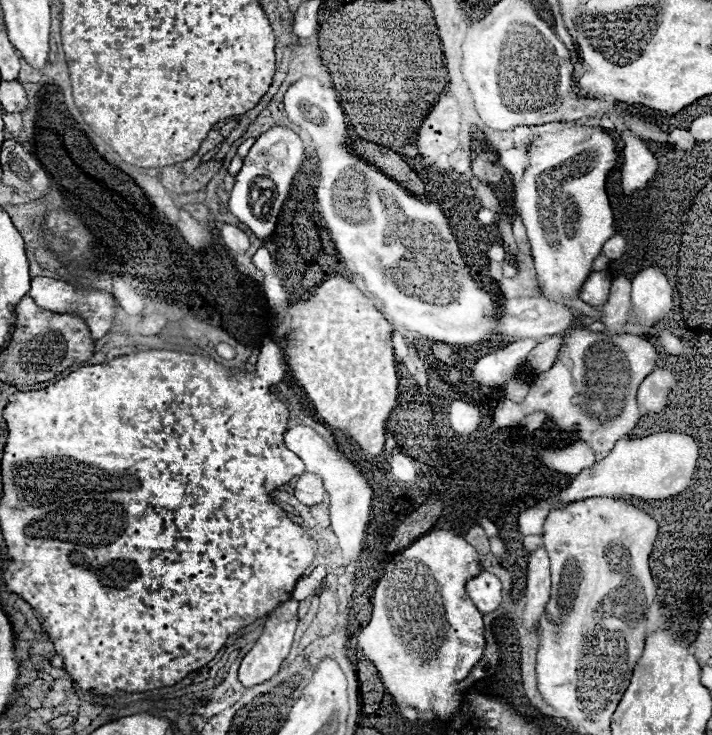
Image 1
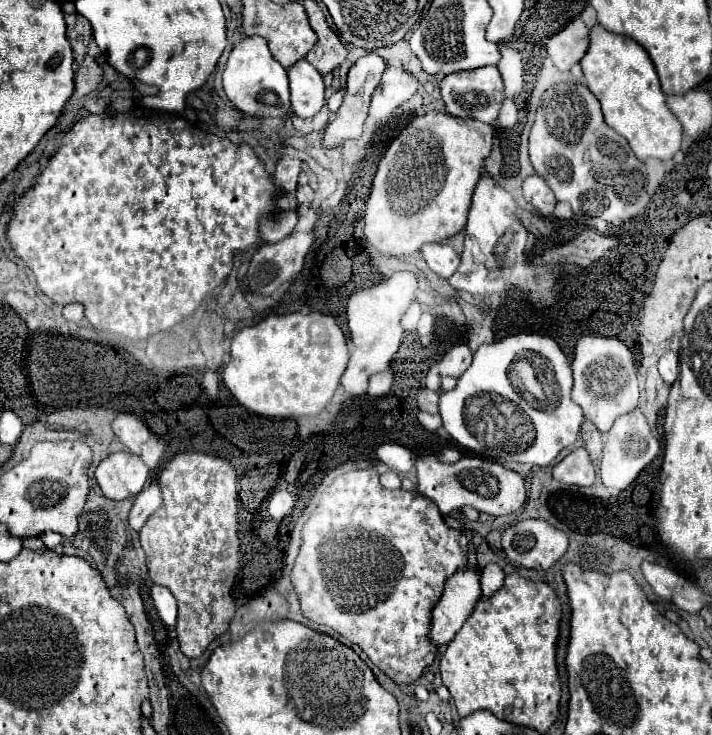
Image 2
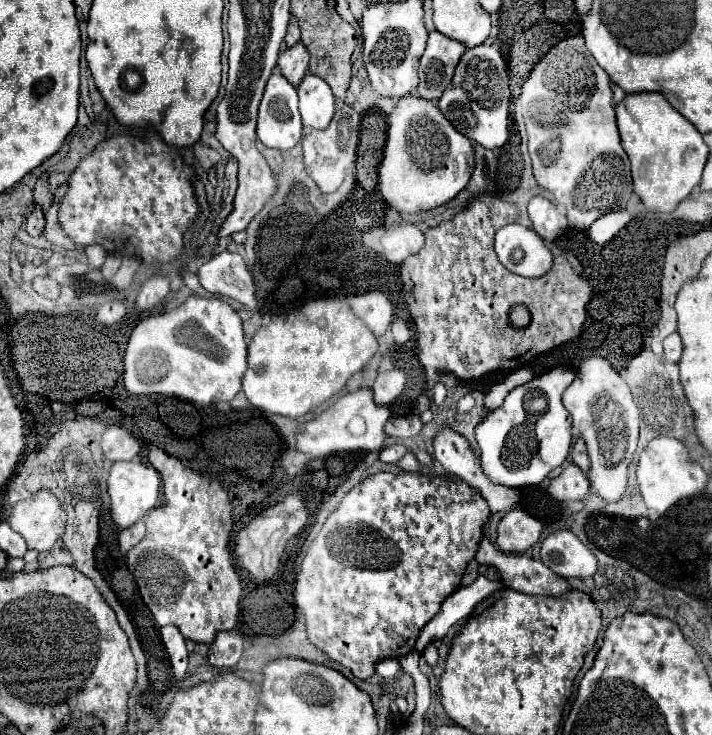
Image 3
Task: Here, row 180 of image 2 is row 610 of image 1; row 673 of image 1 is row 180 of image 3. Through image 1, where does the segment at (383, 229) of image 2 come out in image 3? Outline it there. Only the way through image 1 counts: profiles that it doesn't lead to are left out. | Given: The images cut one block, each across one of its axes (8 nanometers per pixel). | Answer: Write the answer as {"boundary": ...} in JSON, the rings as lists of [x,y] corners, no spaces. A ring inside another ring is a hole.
{"boundary":[[[404,96],[388,118],[388,140],[378,166],[378,192],[400,214],[434,210],[466,188],[474,156],[474,144],[444,118],[432,100]]]}

